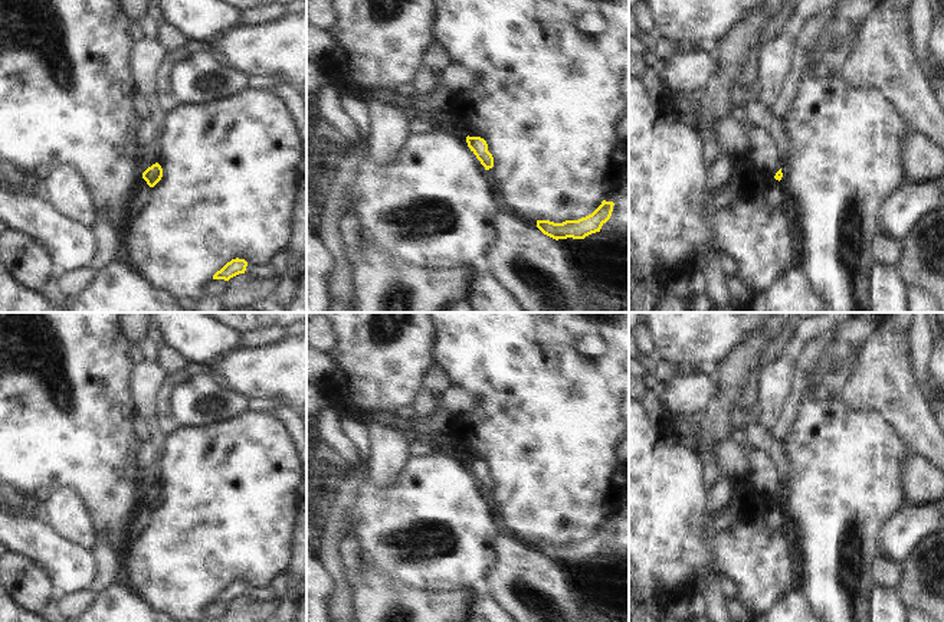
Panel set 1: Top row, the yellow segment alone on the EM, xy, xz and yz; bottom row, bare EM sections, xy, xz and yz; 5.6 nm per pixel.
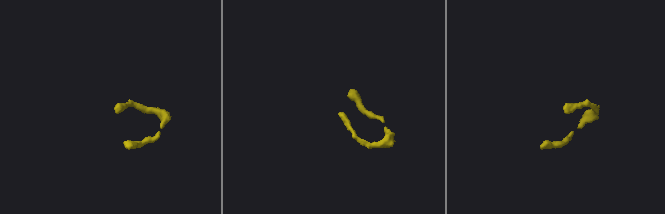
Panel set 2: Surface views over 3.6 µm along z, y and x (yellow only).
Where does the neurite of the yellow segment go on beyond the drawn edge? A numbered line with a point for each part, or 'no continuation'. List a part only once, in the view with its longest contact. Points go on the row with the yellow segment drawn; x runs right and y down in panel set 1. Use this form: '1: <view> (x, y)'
no continuation

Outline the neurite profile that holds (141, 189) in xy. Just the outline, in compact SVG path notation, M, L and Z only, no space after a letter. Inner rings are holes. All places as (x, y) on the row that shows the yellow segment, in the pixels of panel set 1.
M145 180L140 181L135 186L135 193L130 206L130 215L134 215L145 202L148 193L150 193L151 187L147 184Z

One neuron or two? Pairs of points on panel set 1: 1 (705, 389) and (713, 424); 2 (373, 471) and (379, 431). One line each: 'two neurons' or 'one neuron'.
1: two neurons
2: one neuron

